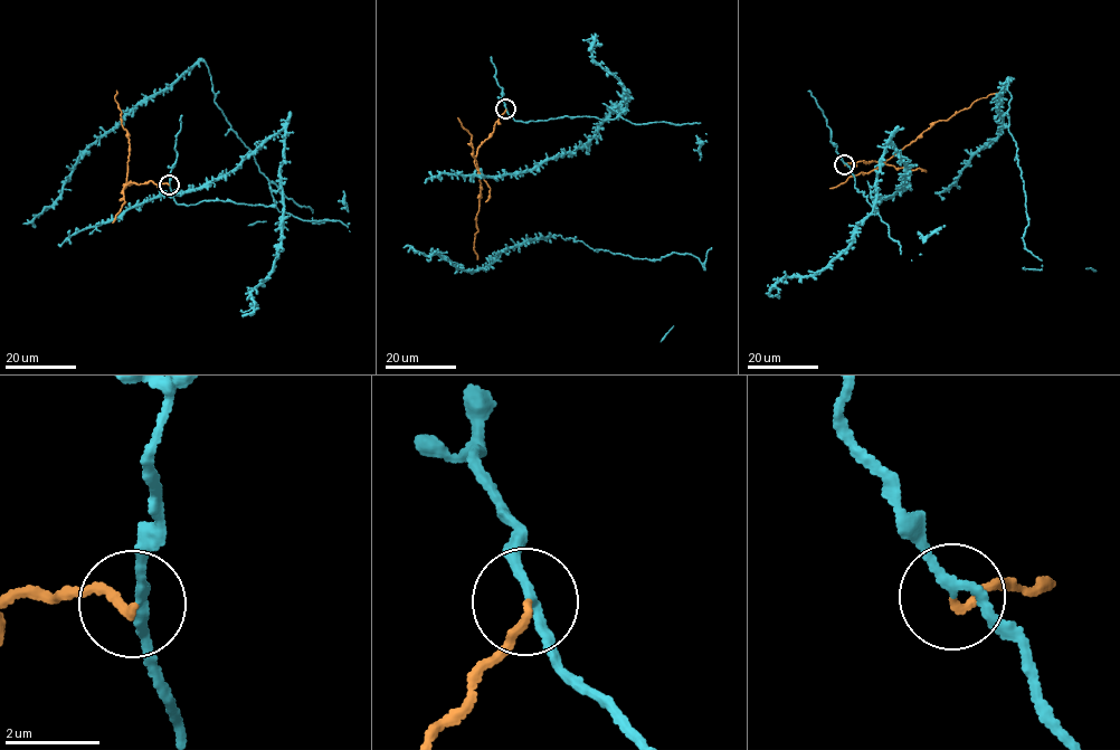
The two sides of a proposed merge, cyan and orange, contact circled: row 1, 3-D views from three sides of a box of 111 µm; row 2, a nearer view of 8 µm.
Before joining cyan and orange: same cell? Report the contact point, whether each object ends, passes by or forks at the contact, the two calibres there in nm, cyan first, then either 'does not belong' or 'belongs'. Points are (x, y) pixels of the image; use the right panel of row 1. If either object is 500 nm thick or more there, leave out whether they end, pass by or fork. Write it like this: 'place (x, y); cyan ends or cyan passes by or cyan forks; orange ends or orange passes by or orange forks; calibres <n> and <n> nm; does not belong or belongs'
place (844, 164); cyan passes by; orange ends; calibres 190 and 160 nm; does not belong

